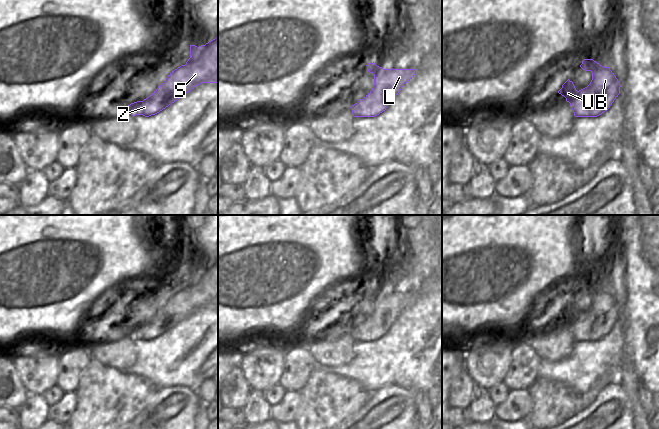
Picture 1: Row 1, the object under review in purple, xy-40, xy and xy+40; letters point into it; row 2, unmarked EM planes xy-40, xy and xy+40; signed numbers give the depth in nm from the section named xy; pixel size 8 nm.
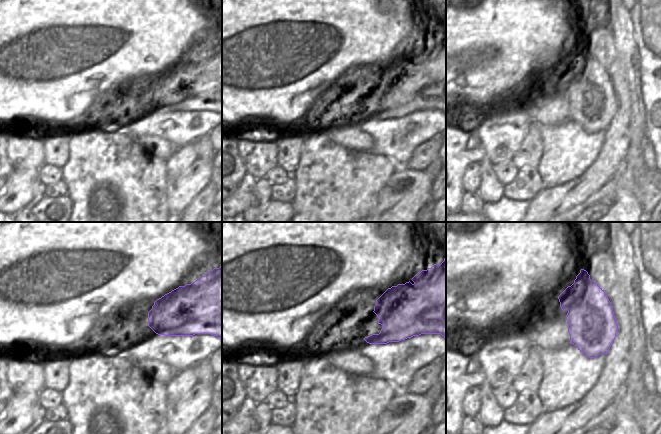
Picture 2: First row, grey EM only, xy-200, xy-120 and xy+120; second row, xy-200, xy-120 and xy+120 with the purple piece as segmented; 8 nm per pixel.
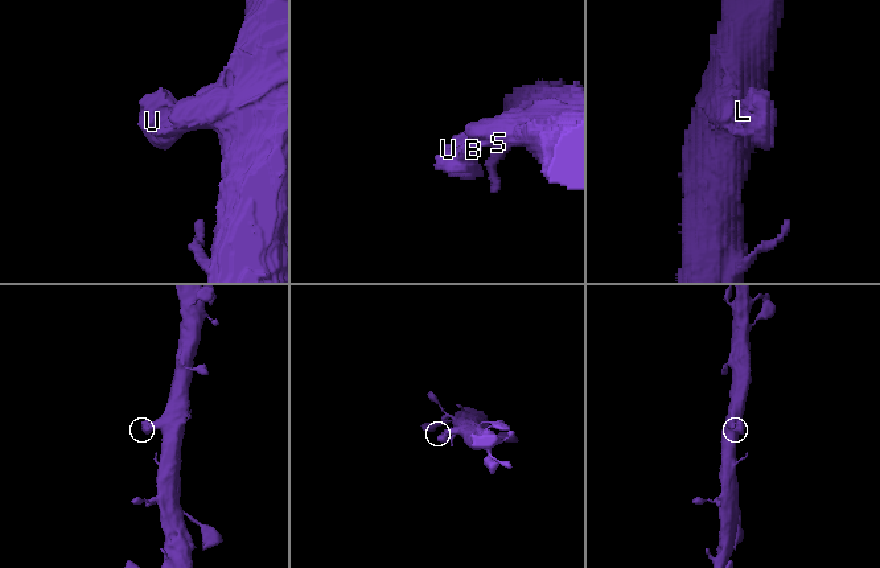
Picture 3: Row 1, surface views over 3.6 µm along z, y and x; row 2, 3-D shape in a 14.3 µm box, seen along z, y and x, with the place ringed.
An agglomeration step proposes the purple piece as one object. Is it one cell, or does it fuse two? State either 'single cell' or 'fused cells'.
single cell

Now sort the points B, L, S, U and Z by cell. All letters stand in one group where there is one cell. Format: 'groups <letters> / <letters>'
groups B L S U Z

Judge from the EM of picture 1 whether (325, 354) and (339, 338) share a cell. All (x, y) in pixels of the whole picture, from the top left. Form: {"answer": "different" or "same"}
{"answer": "same"}

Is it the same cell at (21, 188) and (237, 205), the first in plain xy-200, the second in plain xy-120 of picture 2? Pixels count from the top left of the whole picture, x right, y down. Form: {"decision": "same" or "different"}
{"decision": "same"}

